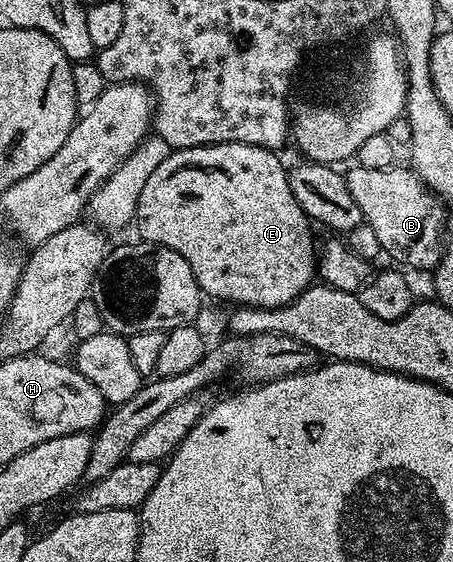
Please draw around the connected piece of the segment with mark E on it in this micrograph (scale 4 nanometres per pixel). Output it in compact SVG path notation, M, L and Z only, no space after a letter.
M212 143L209 147L183 147L174 150L161 162L159 169L151 173L147 185L143 185L143 193L139 195L135 224L142 240L146 243L156 243L158 247L166 247L179 253L191 265L191 273L195 273L197 283L206 296L214 295L217 299L226 299L229 305L242 307L282 307L299 293L314 286L319 275L319 247L313 244L313 227L302 200L297 200L294 184L289 181L289 171L281 164L281 159L276 150L268 147L256 147L246 143Z

